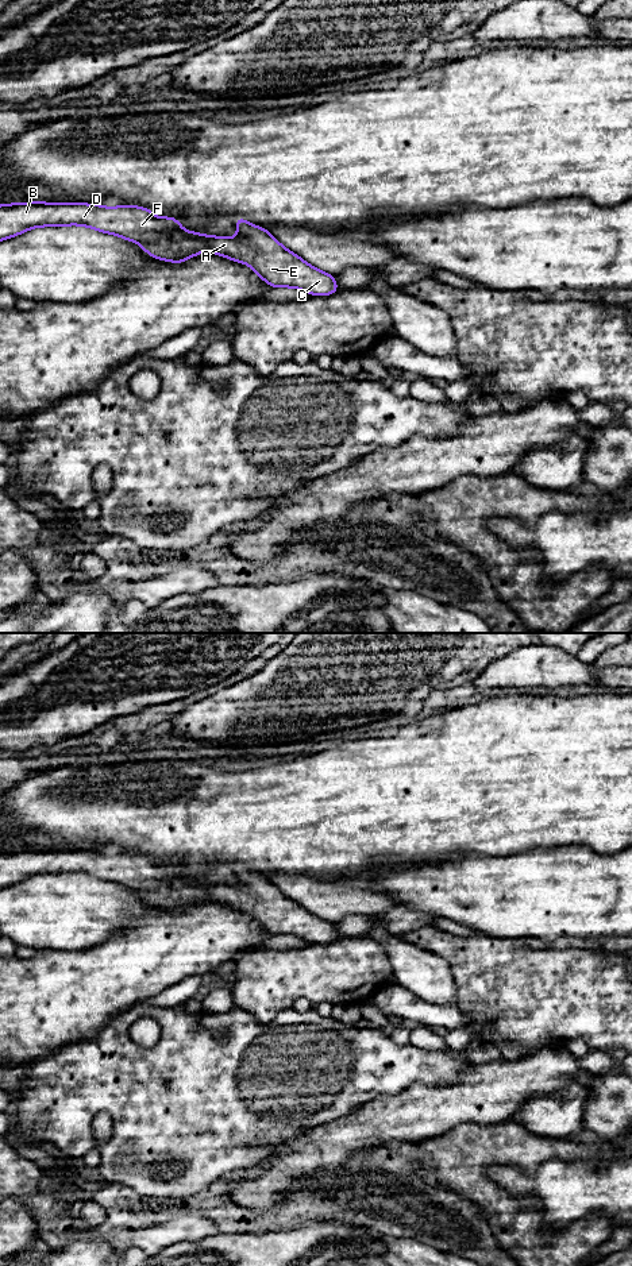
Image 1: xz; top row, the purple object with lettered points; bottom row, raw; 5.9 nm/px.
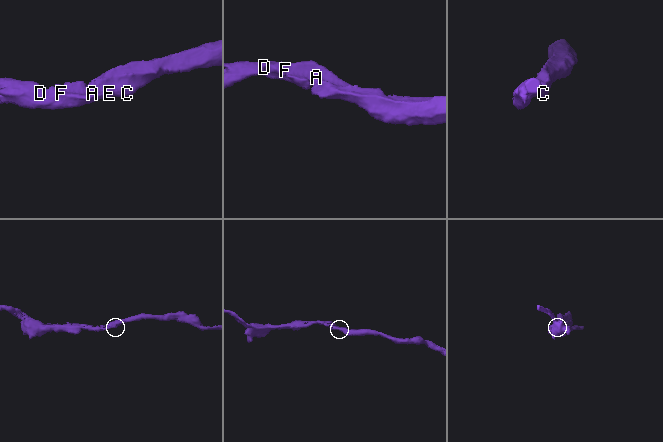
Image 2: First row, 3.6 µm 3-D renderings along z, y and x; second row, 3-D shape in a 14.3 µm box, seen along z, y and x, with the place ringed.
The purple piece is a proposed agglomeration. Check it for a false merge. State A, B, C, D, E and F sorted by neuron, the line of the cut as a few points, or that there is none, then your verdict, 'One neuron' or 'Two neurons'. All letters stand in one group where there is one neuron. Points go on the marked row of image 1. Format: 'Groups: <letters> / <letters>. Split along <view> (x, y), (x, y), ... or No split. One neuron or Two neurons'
Groups: A B C D E F. No split. One neuron

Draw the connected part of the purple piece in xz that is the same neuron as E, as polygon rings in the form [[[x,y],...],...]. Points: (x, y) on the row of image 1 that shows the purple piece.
[[[20,202],[0,205],[0,242],[18,236],[39,227],[81,225],[103,233],[116,235],[128,242],[138,243],[143,251],[158,260],[184,263],[204,251],[217,254],[236,263],[248,265],[270,287],[300,289],[311,296],[331,296],[339,292],[335,277],[311,266],[302,258],[285,248],[266,228],[257,227],[243,217],[235,219],[238,236],[209,236],[185,231],[181,223],[172,216],[158,219],[144,207],[126,205],[103,207],[101,204],[84,202]]]

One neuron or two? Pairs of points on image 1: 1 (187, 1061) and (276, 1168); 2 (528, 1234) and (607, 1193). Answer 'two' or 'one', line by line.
1: two
2: two

